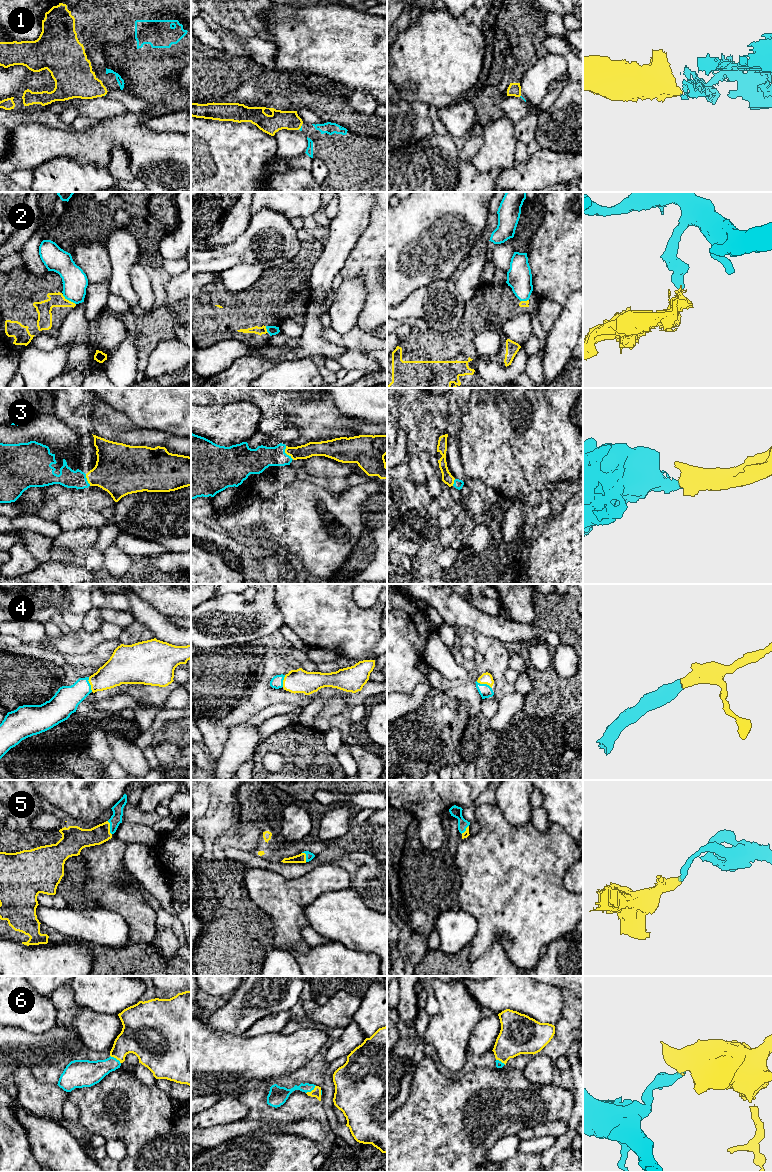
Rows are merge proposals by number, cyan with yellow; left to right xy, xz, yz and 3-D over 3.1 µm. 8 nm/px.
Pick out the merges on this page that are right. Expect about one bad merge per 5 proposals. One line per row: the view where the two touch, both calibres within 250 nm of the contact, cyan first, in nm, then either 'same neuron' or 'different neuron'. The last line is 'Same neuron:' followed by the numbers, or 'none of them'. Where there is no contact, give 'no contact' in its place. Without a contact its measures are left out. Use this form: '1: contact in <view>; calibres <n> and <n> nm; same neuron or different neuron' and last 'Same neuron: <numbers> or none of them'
1: contact in xz; calibres 20 and 160 nm; same neuron
2: contact in xy; calibres 200 and 120 nm; different neuron
3: contact in xz; calibres 200 and 120 nm; same neuron
4: contact in yz; calibres 100 and 100 nm; same neuron
5: contact in xy; calibres 90 and 160 nm; same neuron
6: contact in xy; calibres 200 and 280 nm; same neuron
Same neuron: 1, 3, 4, 5, 6

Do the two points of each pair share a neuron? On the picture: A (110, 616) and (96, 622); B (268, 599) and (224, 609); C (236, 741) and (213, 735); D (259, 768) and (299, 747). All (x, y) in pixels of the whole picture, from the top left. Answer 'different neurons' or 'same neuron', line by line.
A: different neurons
B: same neuron
C: different neurons
D: same neuron

